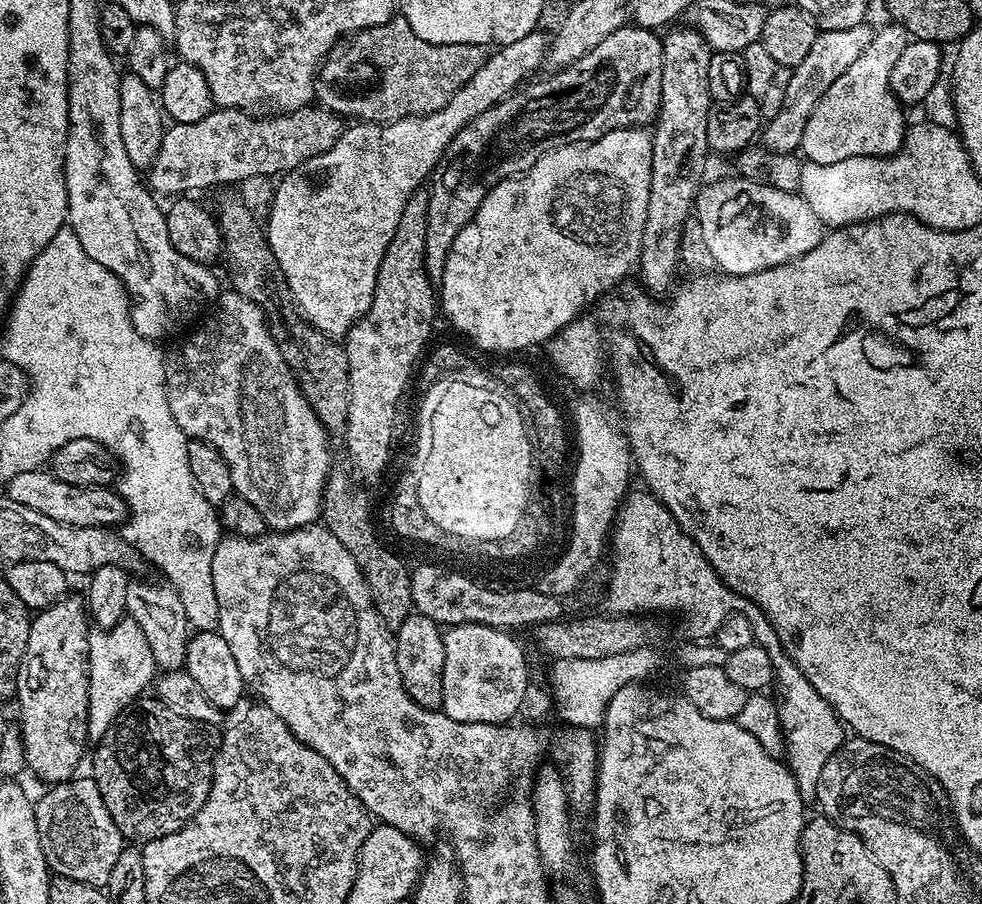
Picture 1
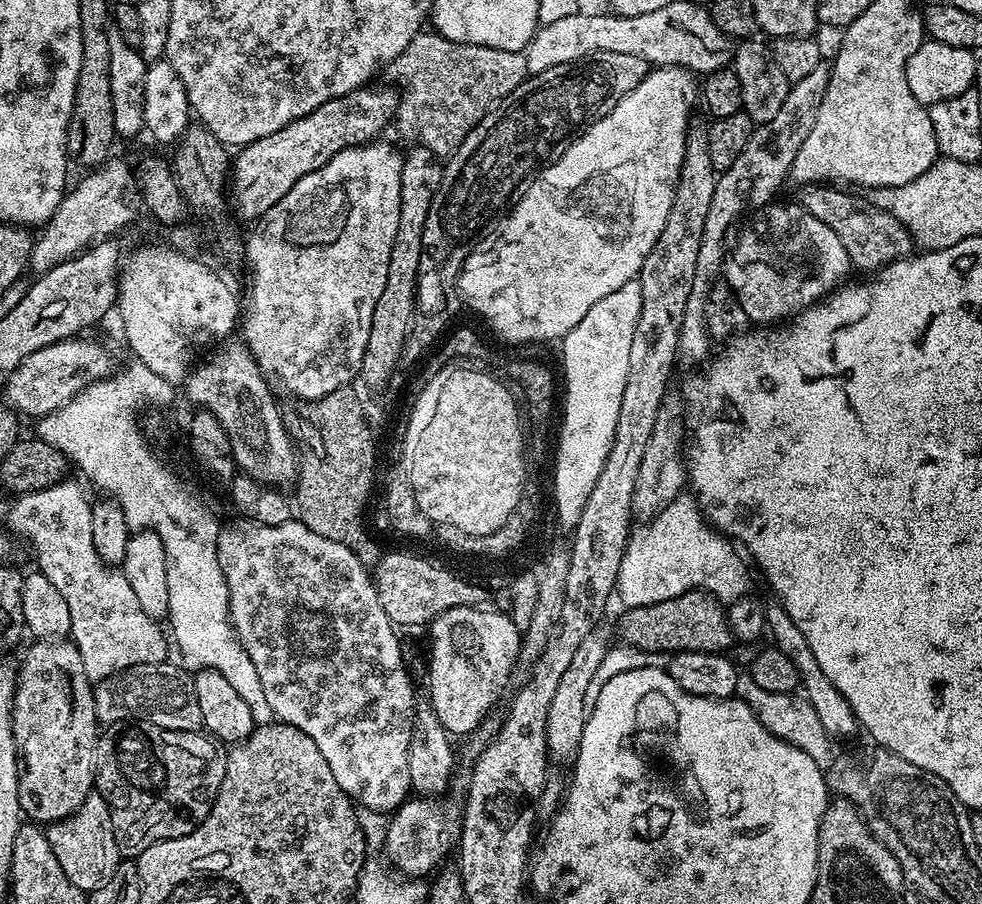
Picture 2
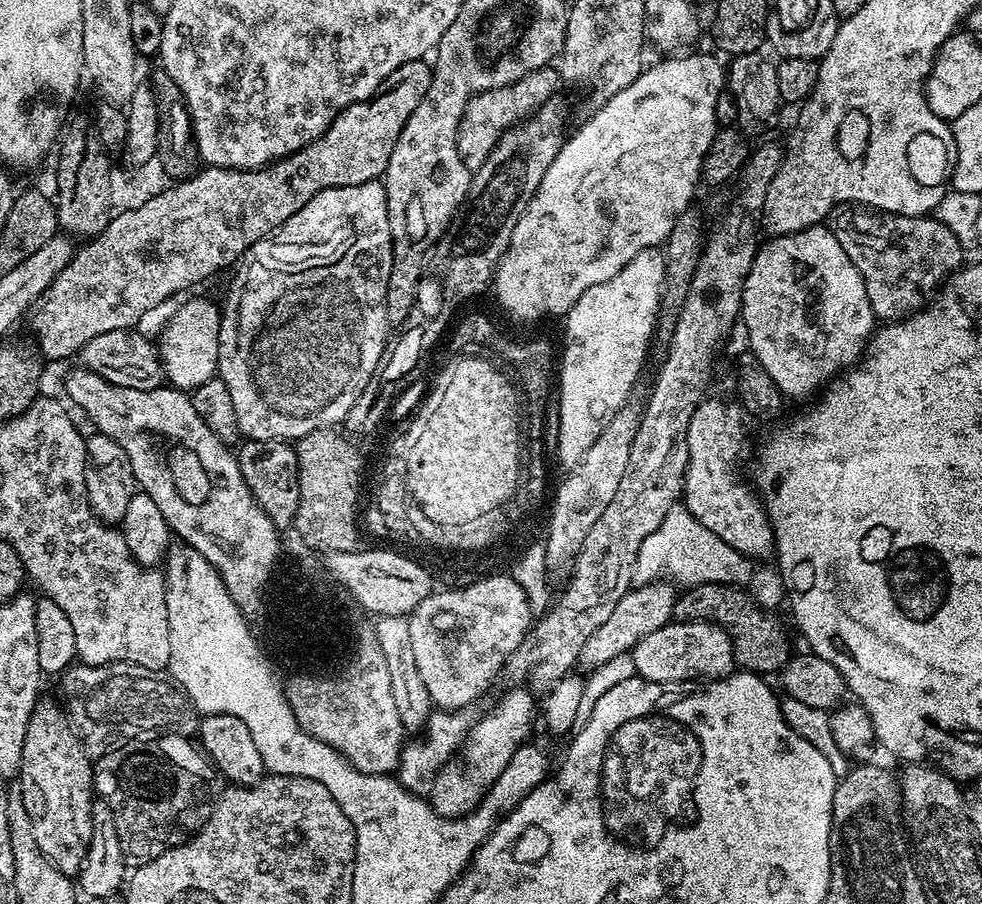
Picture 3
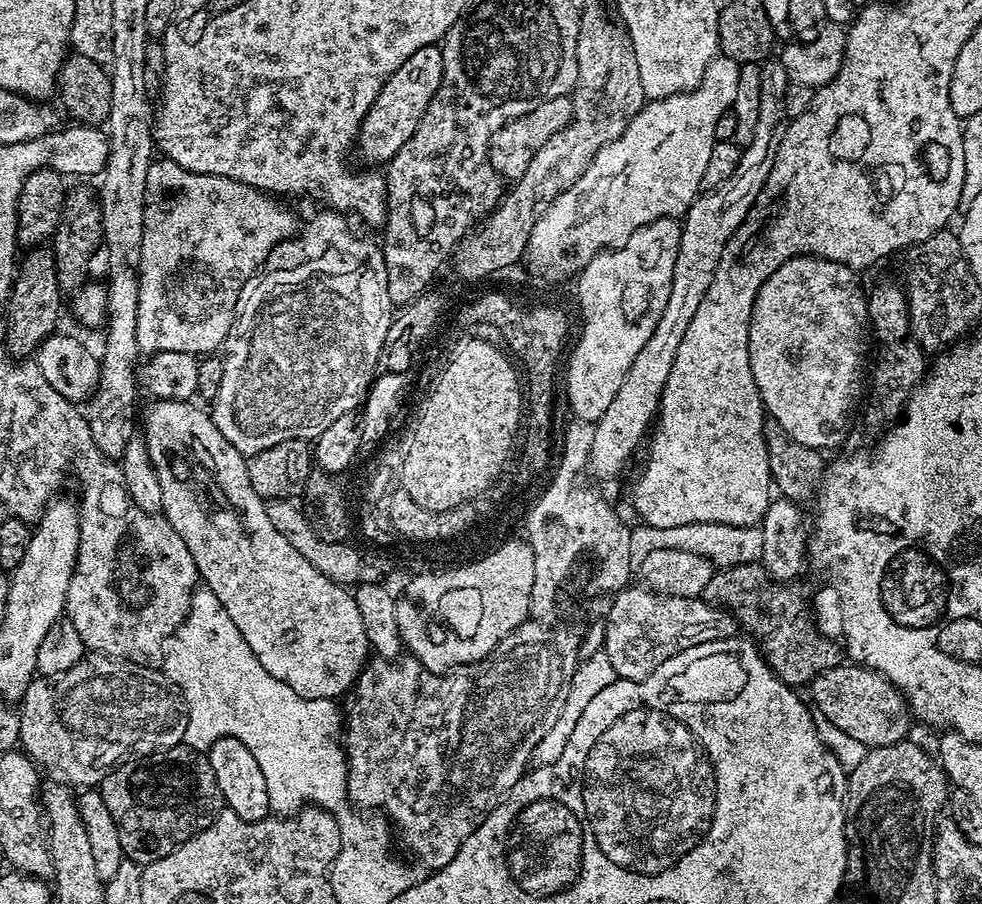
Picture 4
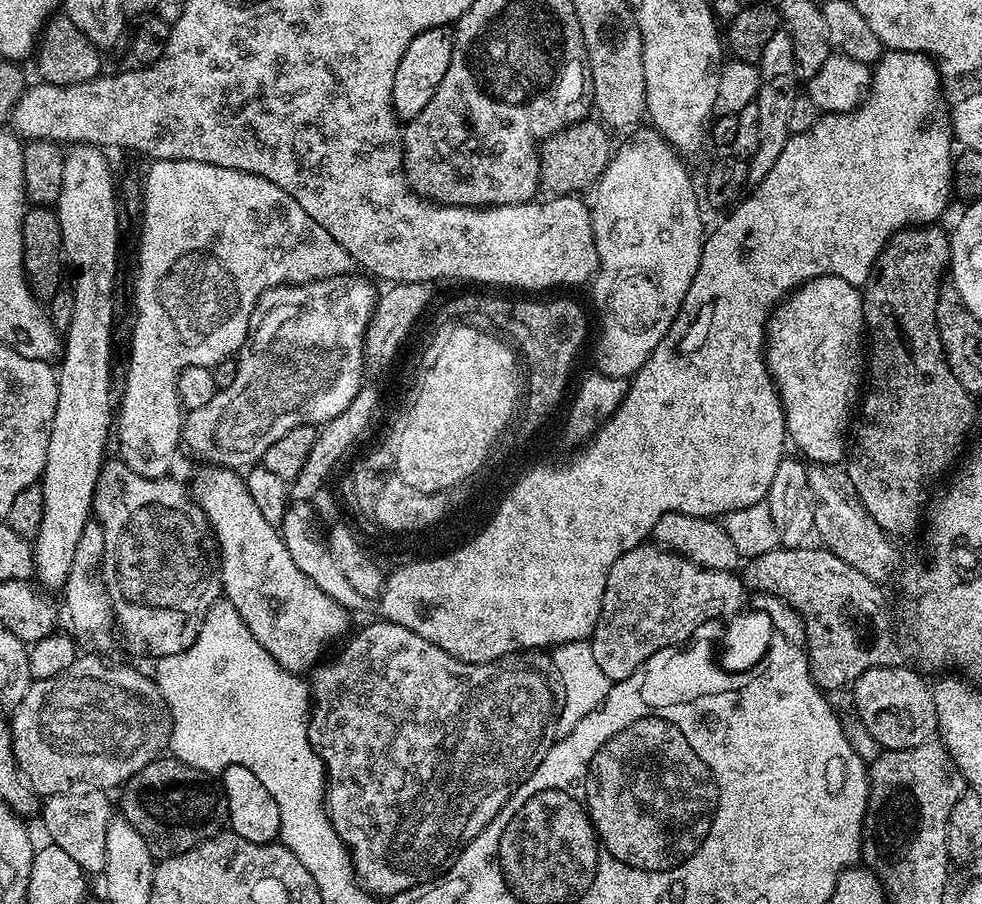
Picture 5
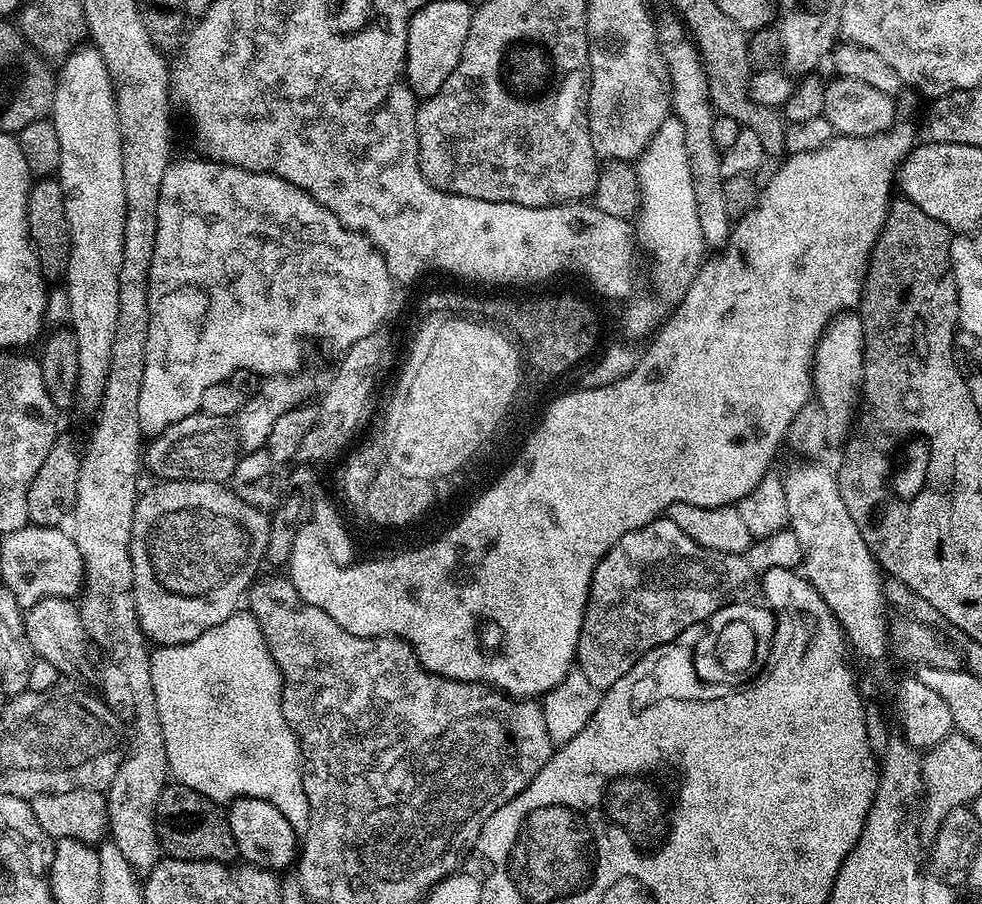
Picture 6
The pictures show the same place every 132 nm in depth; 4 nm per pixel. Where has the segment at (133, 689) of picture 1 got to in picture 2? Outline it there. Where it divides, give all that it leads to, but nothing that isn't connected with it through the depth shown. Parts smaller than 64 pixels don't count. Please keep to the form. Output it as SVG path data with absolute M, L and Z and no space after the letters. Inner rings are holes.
M65 478L49 488L23 493L17 500L20 501L8 512L7 527L13 537L21 536L28 540L33 554L36 555L35 567L43 576L50 578L55 589L62 593L62 598L66 598L72 623L70 639L82 654L82 666L89 680L99 682L108 676L117 676L127 668L165 663L169 659L168 648L170 652L170 640L165 629L157 621L150 619L146 610L142 610L142 605L138 603L134 590L130 590L130 582L124 577L123 571L104 564L95 553L91 538L92 504L84 497L83 490L72 478Z

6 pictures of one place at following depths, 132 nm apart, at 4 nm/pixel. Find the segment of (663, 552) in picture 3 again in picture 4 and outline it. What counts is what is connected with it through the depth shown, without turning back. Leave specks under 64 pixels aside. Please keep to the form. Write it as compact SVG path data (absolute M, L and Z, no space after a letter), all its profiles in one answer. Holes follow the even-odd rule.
M640 522L631 529L629 558L639 566L653 550L690 550L690 554L704 556L717 569L743 564L755 564L762 558L762 530L759 526L726 526L714 522L694 522L686 526L650 526Z

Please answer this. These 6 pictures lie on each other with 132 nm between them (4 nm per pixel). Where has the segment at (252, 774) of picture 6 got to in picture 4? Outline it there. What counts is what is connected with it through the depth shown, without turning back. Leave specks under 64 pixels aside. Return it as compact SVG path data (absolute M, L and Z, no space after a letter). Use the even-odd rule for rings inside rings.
M200 586L192 593L188 616L166 645L162 671L184 693L184 701L188 703L184 744L192 750L207 750L223 736L238 738L238 742L254 754L258 766L262 766L273 813L288 818L305 806L315 806L340 814L344 807L349 807L348 761L337 737L336 740L332 737L342 724L337 701L307 700L294 694L286 682L278 682L278 678L271 676L266 666L258 662L254 650L246 646L246 638L238 634L238 626L234 626L230 614L222 610L222 602L218 602L208 588Z

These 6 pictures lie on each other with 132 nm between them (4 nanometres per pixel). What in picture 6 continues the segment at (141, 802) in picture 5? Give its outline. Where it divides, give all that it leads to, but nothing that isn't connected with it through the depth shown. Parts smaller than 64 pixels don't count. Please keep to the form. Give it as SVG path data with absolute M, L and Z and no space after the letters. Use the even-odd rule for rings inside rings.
M179 782L165 784L160 792L156 803L156 833L163 855L173 860L232 862L238 856L225 809L198 790Z

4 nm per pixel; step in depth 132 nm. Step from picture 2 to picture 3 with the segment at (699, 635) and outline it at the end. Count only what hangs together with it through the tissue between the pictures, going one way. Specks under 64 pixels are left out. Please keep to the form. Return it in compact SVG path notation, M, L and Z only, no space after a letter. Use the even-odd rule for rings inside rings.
M693 584L676 597L672 611L676 620L705 620L726 629L732 638L736 664L757 674L779 673L788 661L788 632L772 610L759 608L743 587L735 584Z

